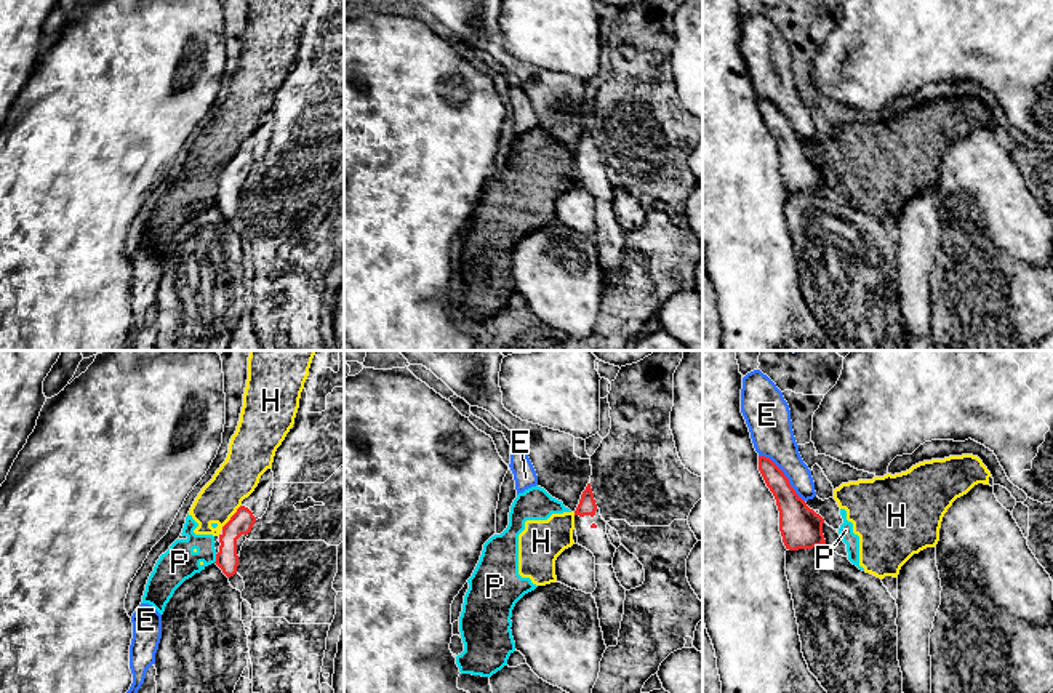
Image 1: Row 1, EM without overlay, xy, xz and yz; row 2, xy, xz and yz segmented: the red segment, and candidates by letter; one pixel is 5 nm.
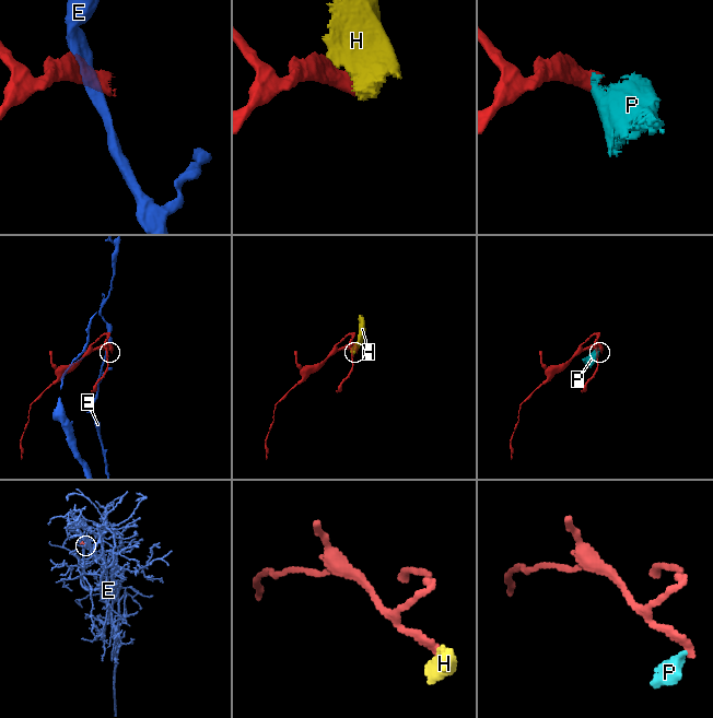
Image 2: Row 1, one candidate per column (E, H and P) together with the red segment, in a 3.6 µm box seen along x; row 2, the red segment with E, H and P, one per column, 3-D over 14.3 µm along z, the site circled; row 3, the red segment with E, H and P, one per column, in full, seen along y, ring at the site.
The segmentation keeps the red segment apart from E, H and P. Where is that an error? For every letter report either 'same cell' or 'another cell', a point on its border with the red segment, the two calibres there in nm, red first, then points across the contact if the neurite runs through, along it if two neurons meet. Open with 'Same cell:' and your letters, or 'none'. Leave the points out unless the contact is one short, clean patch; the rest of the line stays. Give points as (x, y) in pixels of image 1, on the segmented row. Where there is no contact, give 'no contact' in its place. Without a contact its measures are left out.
Same cell: none
E: another cell | yz (784, 476) | 190/220 nm
H: another cell | xy (231, 517) | 120/200 nm
P: another cell | xy (216, 559) | 120/180 nm | along xy (216, 554), (213, 562)

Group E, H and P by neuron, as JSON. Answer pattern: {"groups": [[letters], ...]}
{"groups": [["E"], ["H", "P"]]}

